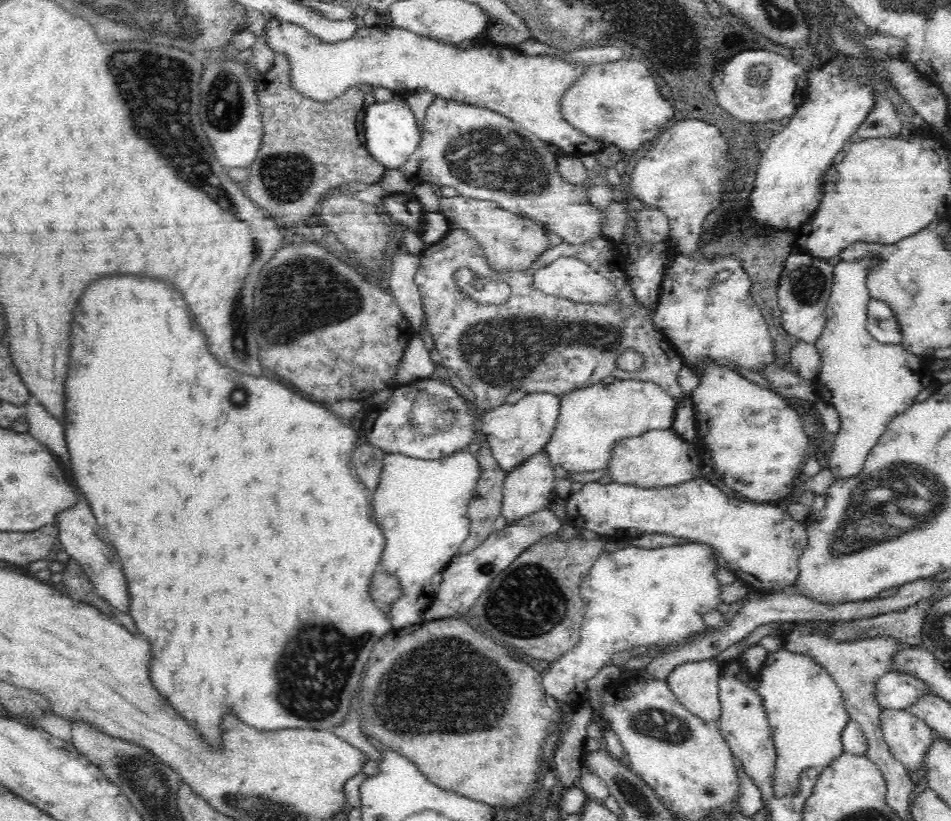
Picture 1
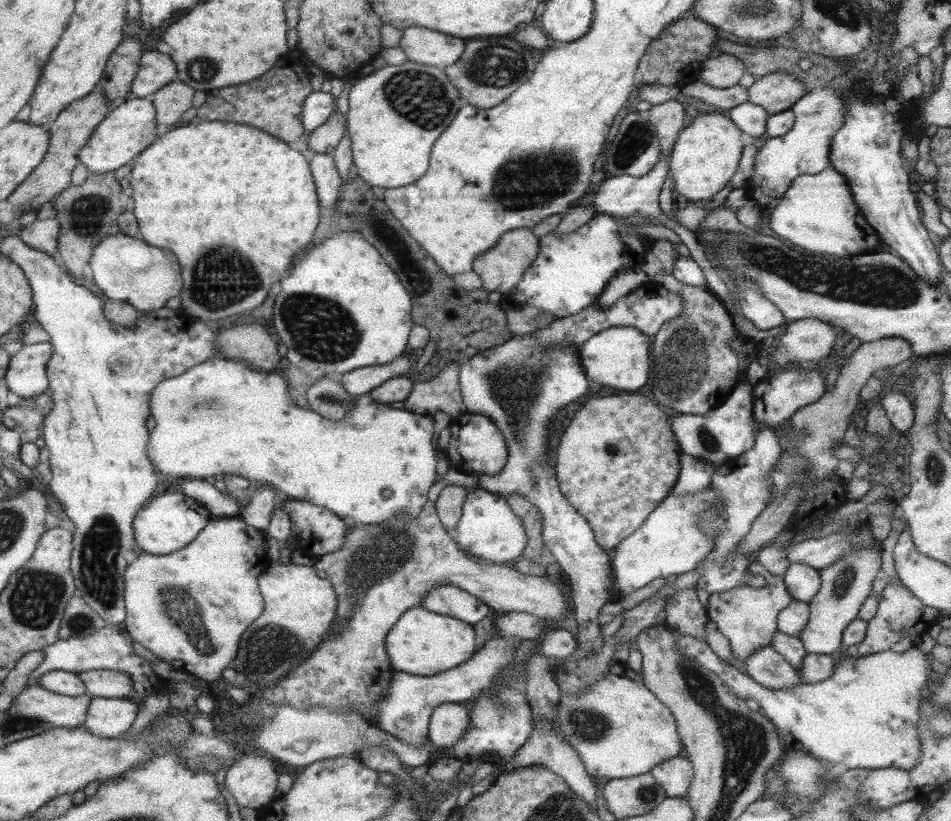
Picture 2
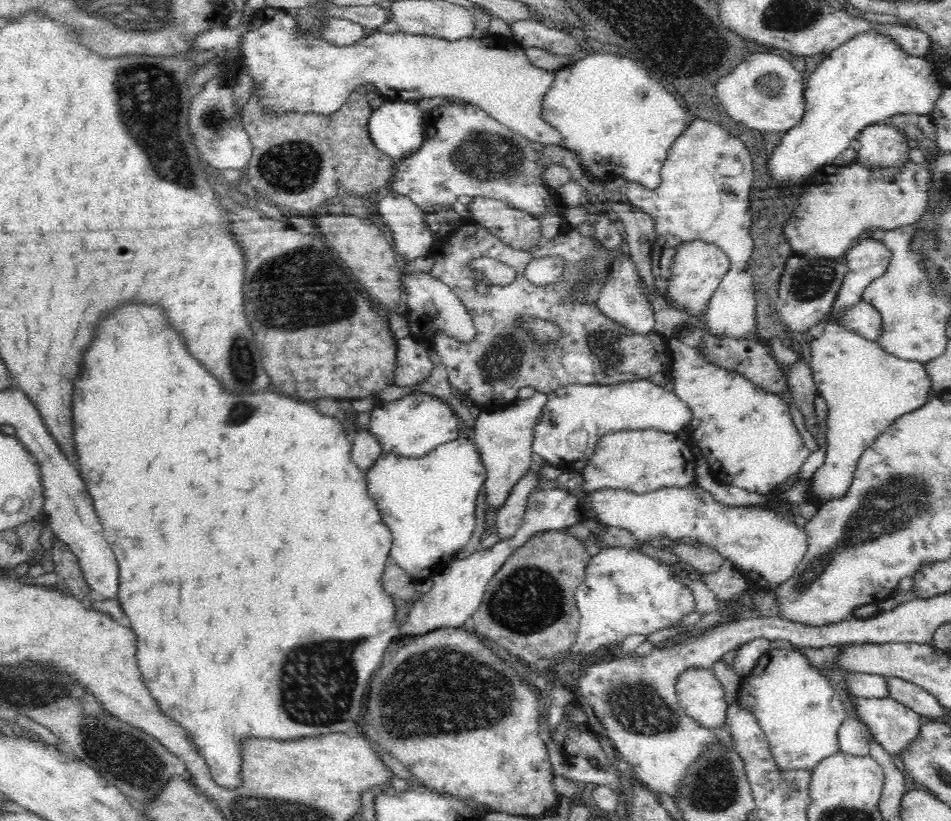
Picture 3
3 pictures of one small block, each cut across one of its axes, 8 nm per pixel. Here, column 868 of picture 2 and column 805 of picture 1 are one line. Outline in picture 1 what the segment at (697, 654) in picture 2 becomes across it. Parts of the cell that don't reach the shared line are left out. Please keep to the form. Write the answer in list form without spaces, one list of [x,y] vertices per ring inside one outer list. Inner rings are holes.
[[[779,648],[778,652],[769,652],[757,680],[760,680],[760,684],[756,691],[762,697],[761,702],[764,703],[764,711],[766,711],[776,746],[774,790],[775,794],[782,798],[796,793],[799,777],[804,770],[824,770],[844,753],[843,730],[851,718],[840,687],[836,685],[830,673],[810,655],[793,653],[786,648]]]

